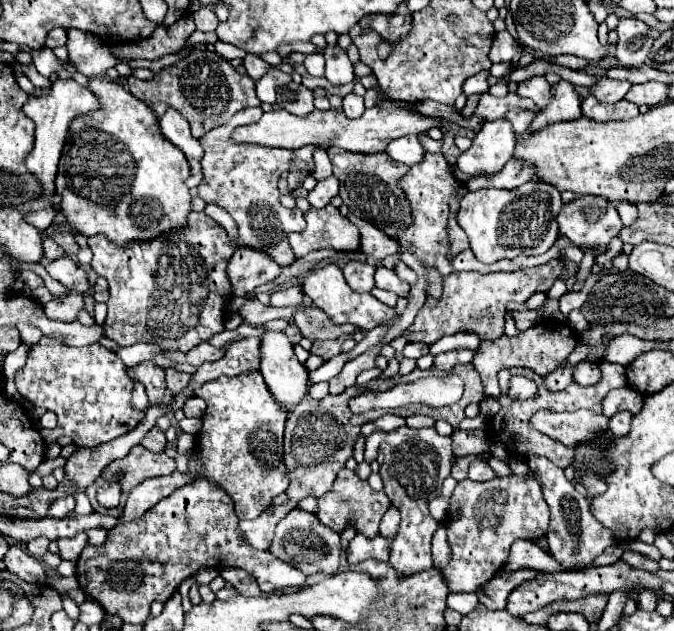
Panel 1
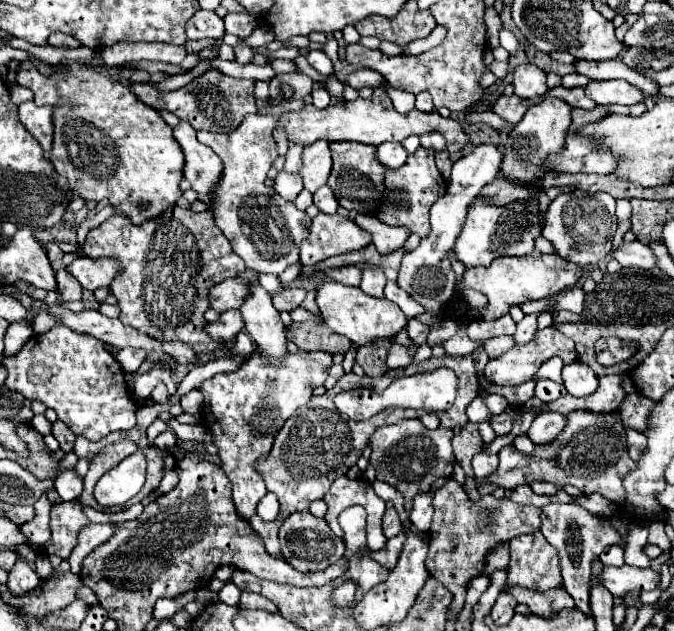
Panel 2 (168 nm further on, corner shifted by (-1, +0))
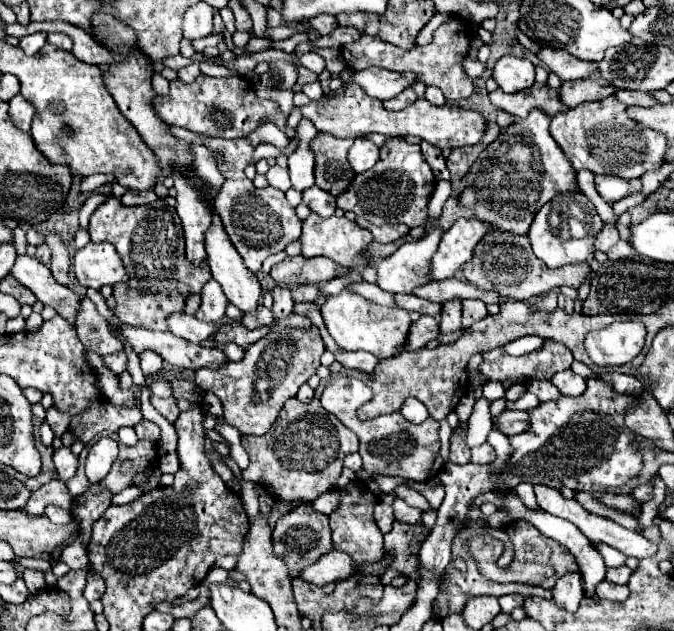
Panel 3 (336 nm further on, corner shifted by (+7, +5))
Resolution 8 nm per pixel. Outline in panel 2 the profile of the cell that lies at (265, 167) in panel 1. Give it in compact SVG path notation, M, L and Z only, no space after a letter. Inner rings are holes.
M246 115L232 133L198 131L198 141L208 145L224 163L222 175L210 193L210 209L216 217L216 225L230 239L234 253L244 259L248 269L278 275L298 263L298 245L308 237L312 219L300 215L302 211L296 209L293 202L284 200L264 183L278 155L274 141L270 141L274 117L278 115ZM260 195L270 195L272 199L260 199Z

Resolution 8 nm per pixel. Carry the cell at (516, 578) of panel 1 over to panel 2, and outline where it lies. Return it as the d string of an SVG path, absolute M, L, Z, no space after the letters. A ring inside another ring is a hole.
M542 533L522 535L510 541L508 583L534 591L562 585L556 549Z

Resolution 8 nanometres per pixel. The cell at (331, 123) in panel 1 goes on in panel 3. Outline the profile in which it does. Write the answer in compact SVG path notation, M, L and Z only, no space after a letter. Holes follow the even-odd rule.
M344 84L336 92L328 92L318 102L310 102L308 106L302 106L302 116L310 118L312 124L320 132L328 132L336 138L358 138L364 134L384 134L384 136L420 136L422 140L438 146L438 148L464 148L474 146L482 140L482 134L486 132L486 118L480 112L462 108L454 102L446 102L444 106L434 106L426 100L416 100L412 106L400 110L400 112L388 112L382 108L382 102L378 98L368 96L358 84Z

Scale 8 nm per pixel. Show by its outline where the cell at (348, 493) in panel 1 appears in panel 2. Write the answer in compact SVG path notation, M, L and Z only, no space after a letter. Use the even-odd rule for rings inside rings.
M346 475L338 477L332 483L330 491L324 495L324 501L328 505L328 513L324 519L328 521L334 535L342 537L342 529L338 525L340 511L344 511L350 505L362 505L368 513L368 523L366 523L368 549L376 551L382 549L382 545L386 545L386 537L382 530L384 499L380 499L374 493L372 485L366 479L348 479Z

